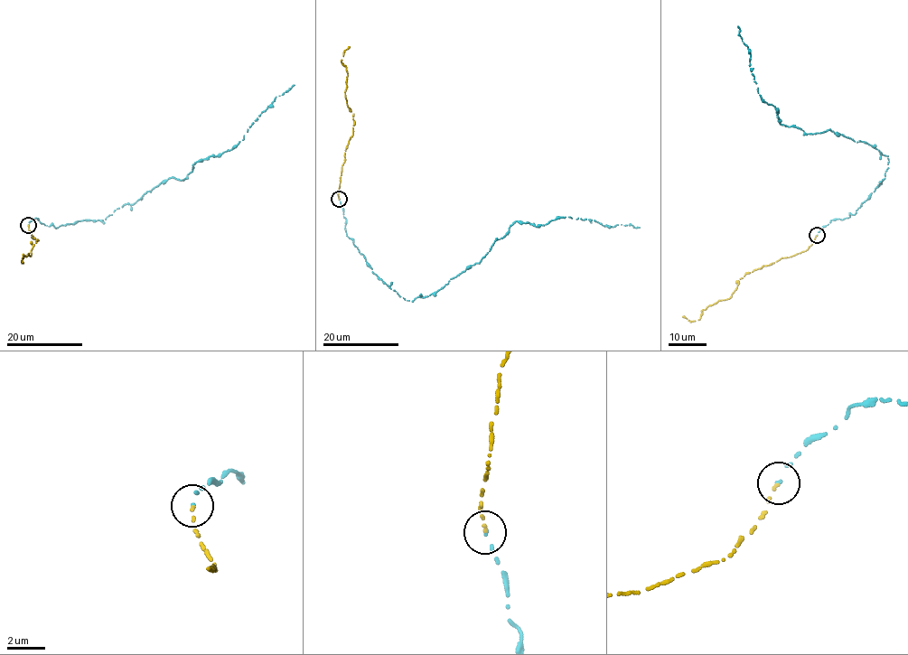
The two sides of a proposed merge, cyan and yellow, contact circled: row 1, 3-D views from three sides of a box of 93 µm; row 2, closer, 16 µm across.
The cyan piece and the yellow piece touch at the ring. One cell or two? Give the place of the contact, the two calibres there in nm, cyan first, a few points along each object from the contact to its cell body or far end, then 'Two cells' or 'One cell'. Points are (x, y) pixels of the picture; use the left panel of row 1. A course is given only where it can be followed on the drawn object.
Place: (28, 225). Thickness 140 nm (cyan) against 140 nm. Course of cyan: (28, 224), (102, 220), (167, 179), (182, 180), (197, 162), (236, 146), (294, 85). Course of yellow: (28, 225), (32, 238), (38, 240), (30, 256), (28, 254), (21, 262), (23, 254). One cell

